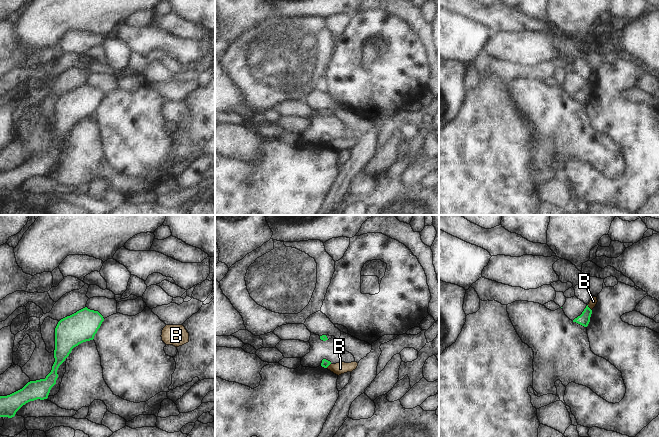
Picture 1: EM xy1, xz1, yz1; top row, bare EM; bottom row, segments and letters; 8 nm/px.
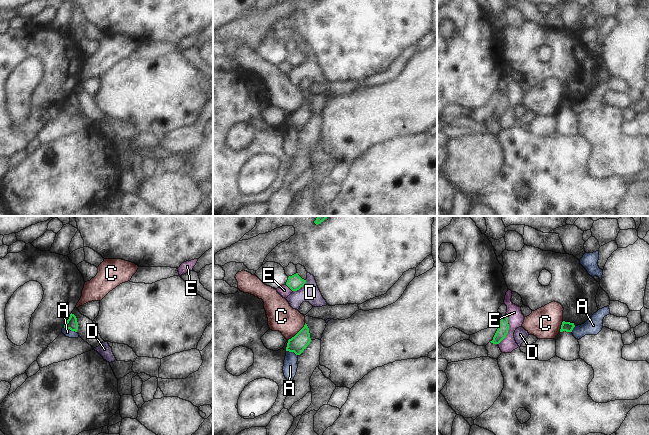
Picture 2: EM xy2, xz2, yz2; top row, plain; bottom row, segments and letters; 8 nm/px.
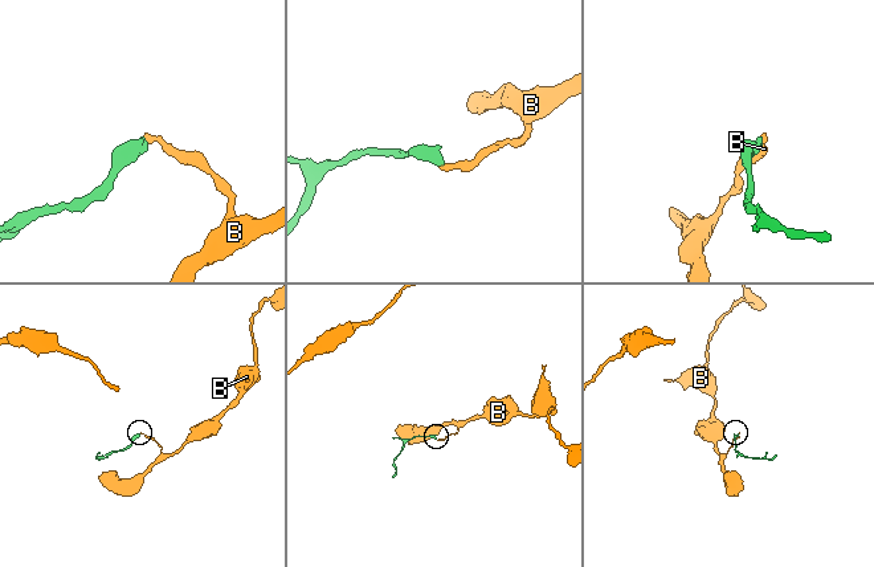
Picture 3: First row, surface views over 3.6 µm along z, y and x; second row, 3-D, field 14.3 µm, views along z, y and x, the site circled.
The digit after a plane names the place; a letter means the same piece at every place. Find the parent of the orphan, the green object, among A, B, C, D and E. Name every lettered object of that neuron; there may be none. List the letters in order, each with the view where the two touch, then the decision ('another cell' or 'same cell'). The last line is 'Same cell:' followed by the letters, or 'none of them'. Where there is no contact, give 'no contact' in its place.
A: meets green in xy2; another cell
B: meets green in yz1; another cell
C: meets green in xz2; another cell
D: meets green in xz2; another cell
E: meets green in yz2; another cell
Same cell: none of them

